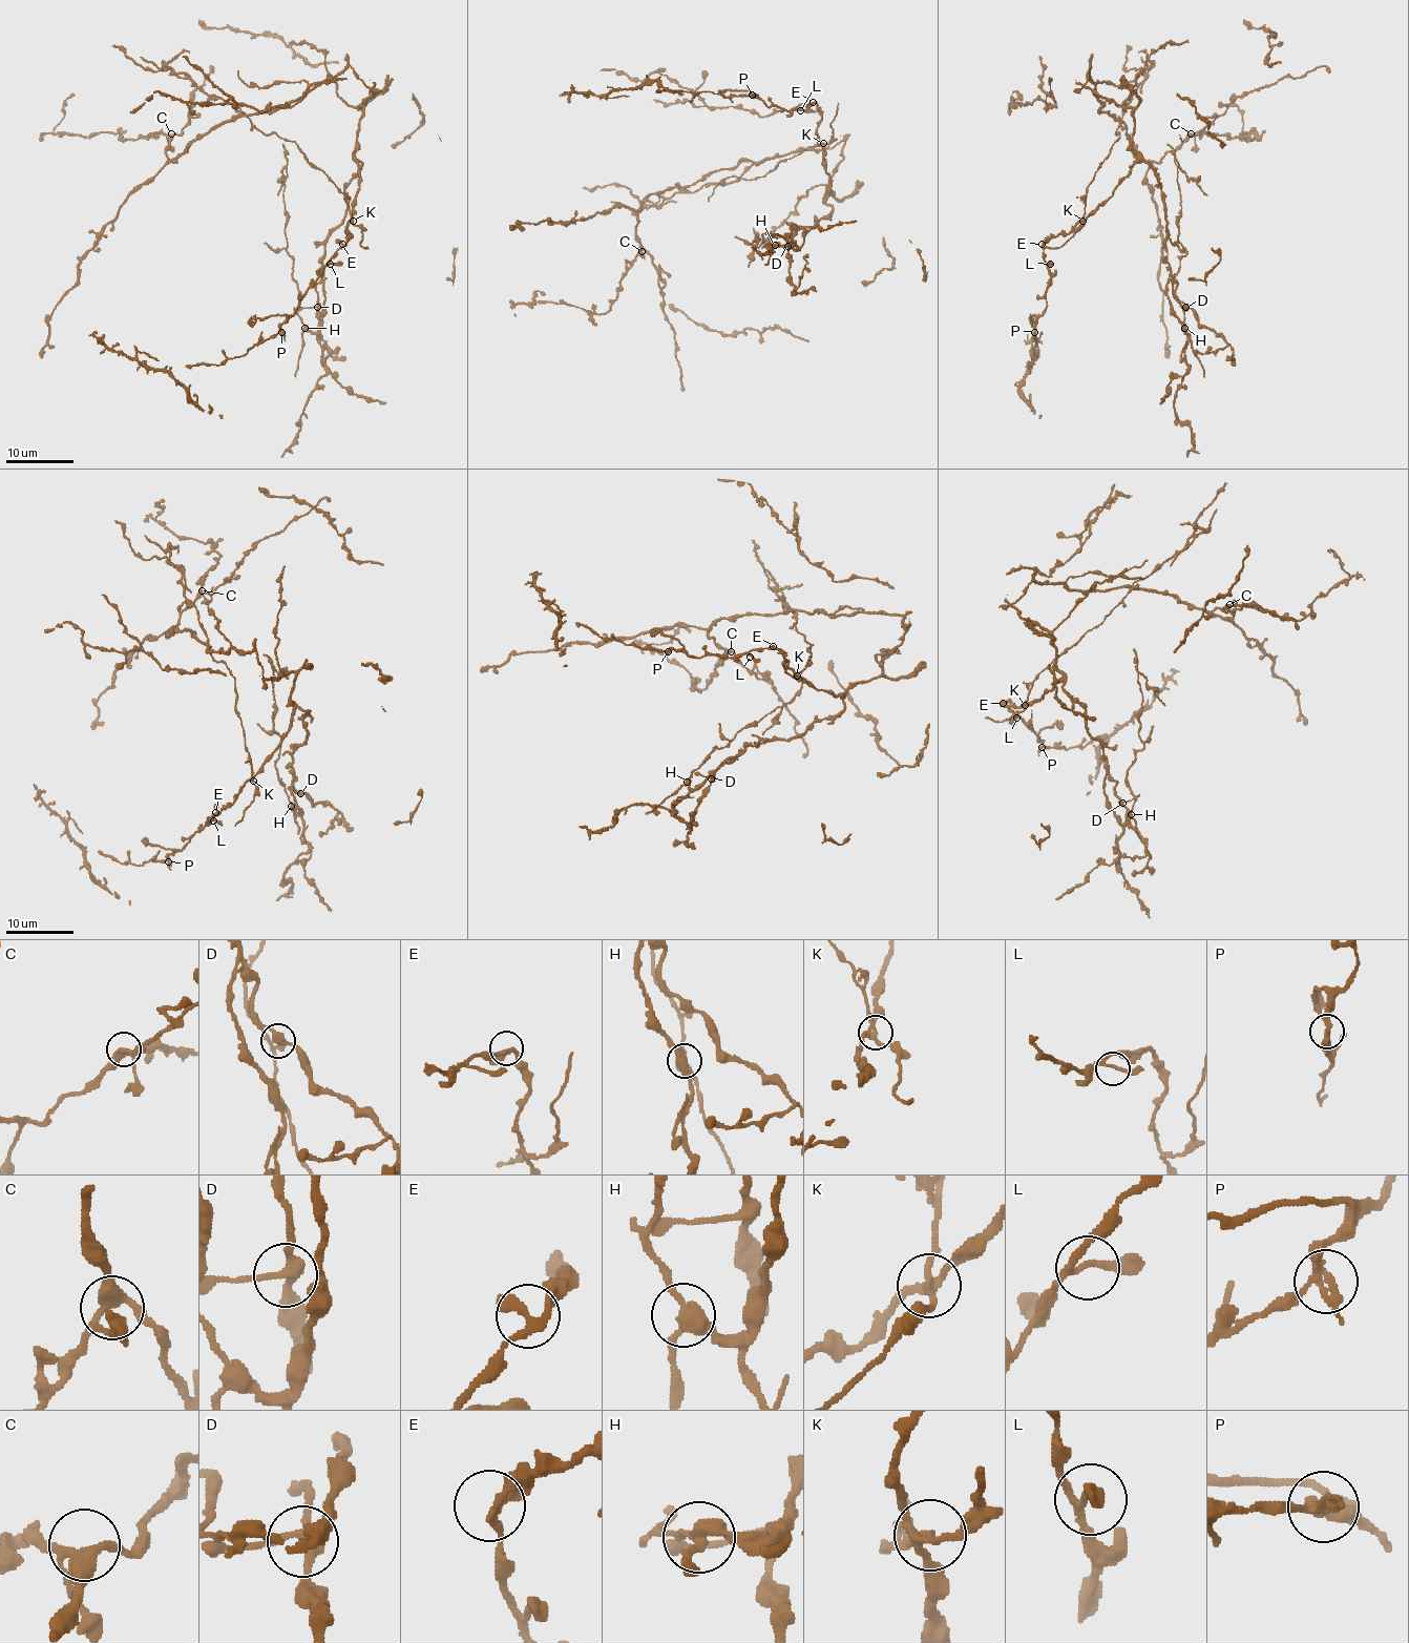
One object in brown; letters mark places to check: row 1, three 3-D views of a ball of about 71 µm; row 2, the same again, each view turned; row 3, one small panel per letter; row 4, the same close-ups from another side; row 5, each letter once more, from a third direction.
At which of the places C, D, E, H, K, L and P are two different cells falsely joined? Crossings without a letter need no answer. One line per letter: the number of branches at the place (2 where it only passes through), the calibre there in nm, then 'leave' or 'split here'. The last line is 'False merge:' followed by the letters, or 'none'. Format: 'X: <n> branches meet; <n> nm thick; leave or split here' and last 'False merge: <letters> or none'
C: 4 branches meet; 320 nm thick; leave
D: 3 branches meet; 300 nm thick; leave
E: 3 branches meet; 240 nm thick; leave
H: 3 branches meet; 340 nm thick; split here
K: 4 branches meet; 240 nm thick; split here
L: 3 branches meet; 170 nm thick; leave
P: 3 branches meet; 240 nm thick; split here
False merge: H, K, P

